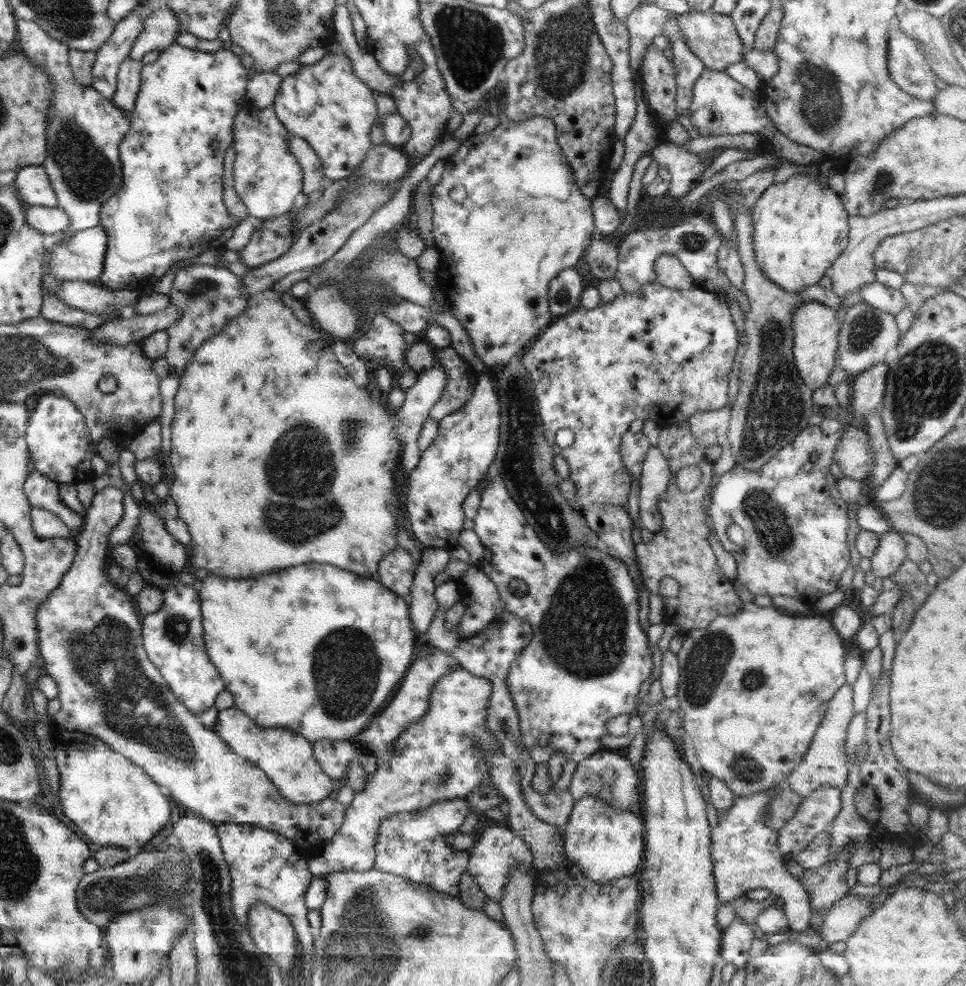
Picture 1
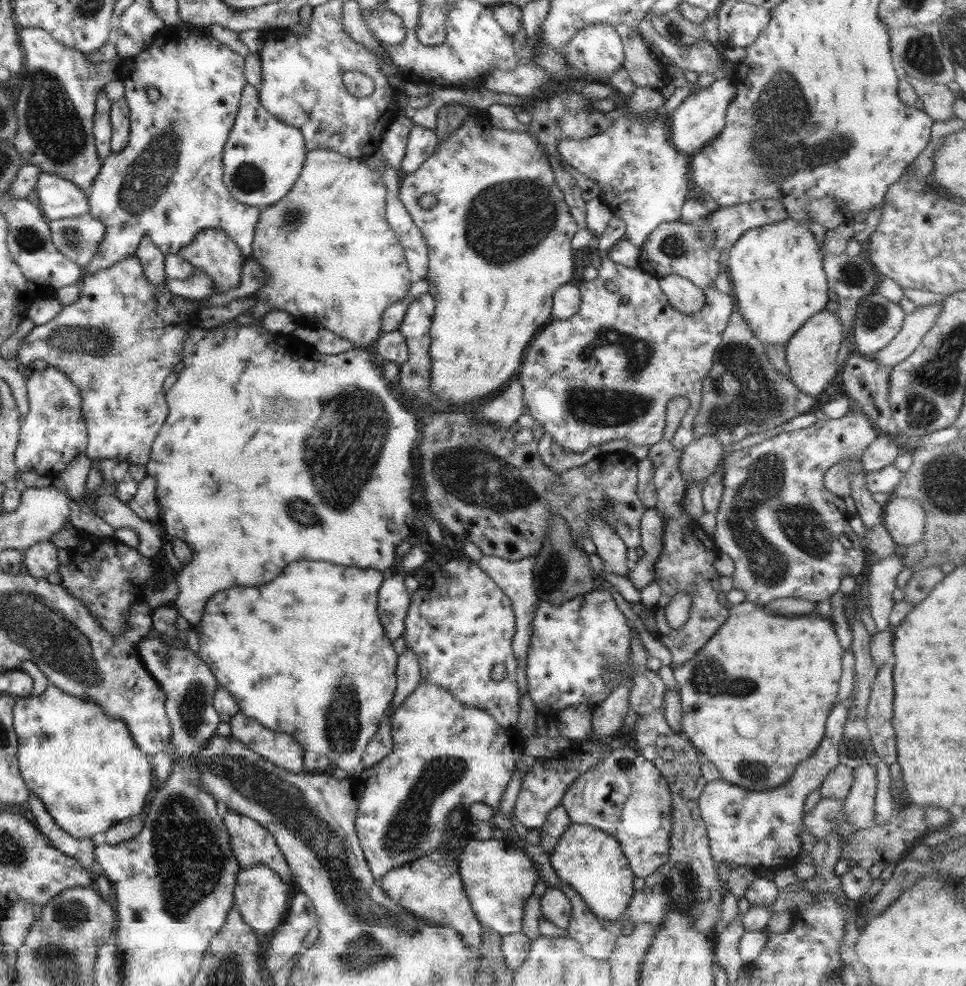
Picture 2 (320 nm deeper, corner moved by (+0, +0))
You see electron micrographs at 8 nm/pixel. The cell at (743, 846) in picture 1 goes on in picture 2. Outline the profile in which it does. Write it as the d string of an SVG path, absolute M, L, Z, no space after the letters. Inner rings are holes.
M836 702L834 710L828 716L824 738L816 752L806 762L802 761L793 775L778 788L746 790L722 778L705 784L699 798L699 809L705 821L710 854L715 866L730 866L734 862L738 867L754 867L760 875L770 875L777 868L795 868L800 863L800 858L808 854L798 835L806 829L803 825L805 800L811 793L818 791L826 775L839 765L838 745L843 737L847 717L847 706ZM733 802L738 804L738 813L728 815L724 809Z

